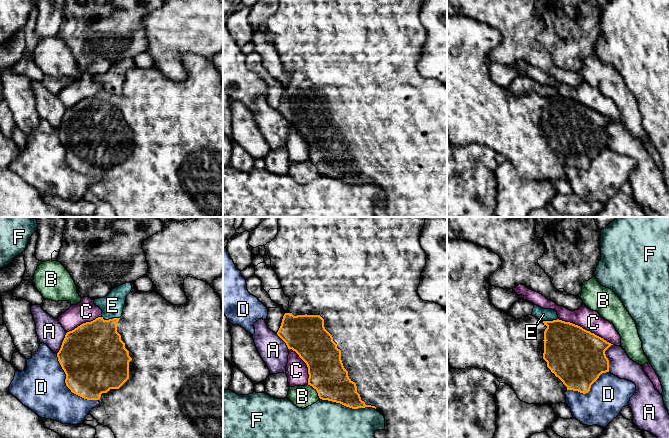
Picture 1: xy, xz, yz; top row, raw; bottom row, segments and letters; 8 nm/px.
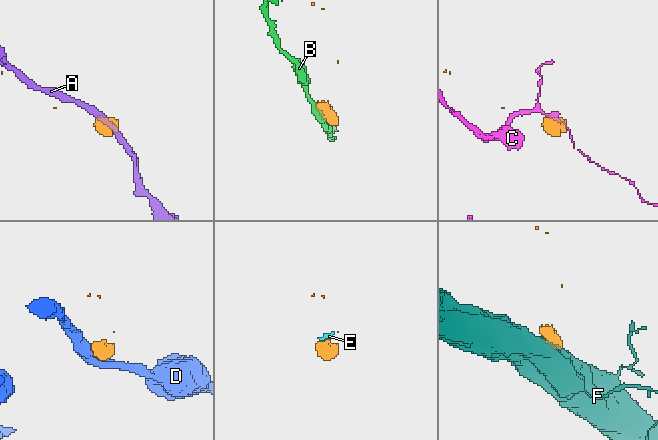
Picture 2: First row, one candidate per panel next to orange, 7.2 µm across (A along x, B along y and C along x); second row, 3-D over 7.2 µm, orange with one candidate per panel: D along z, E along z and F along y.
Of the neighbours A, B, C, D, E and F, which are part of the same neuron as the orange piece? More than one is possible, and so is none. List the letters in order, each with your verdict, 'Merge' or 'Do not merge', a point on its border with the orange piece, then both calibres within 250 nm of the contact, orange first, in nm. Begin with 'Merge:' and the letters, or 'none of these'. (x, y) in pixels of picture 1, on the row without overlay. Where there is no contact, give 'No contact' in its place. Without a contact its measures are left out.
Merge: none of these
A: Do not merge. Touches orange at yz (607, 134). Thickness 460 nm (orange) against 190 nm
B: Do not merge. Touches orange at xz (316, 166). Thickness 300 nm (orange) against 180 nm
C: Do not merge. Touches orange at yz (586, 106). Thickness 460 nm (orange) against 170 nm
D: Do not merge. Touches orange at xy (66, 161). Thickness 440 nm (orange) against 380 nm
E: Do not merge. Touches orange at xy (113, 94). Thickness 380 nm (orange) against 190 nm
F: Do not merge. Touches orange at xz (348, 182). Thickness 280 nm (orange) against 480 nm

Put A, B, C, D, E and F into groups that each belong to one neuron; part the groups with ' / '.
A / B / C / D / E / F

